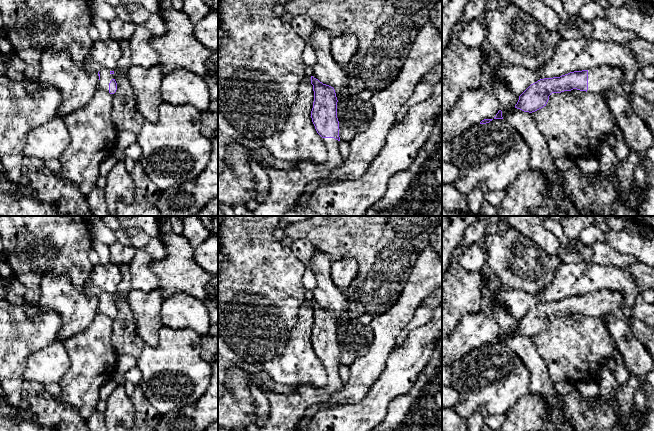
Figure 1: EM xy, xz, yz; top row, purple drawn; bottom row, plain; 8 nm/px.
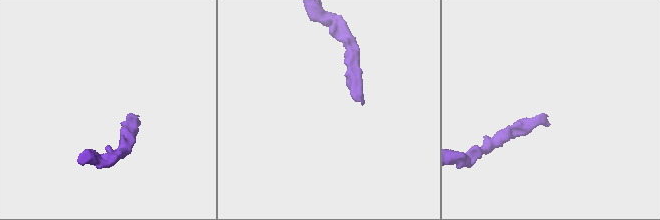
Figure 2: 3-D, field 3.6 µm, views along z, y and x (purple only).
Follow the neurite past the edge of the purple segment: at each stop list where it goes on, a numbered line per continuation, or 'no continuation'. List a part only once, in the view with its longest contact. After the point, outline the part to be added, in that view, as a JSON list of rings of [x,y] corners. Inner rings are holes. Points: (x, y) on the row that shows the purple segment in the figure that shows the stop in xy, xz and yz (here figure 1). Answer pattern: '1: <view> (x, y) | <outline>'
1: yz (602, 78) | [[[601,66],[596,69],[588,69],[588,90],[592,93],[604,93],[612,89],[616,94],[624,96],[622,80],[625,79],[619,68]]]

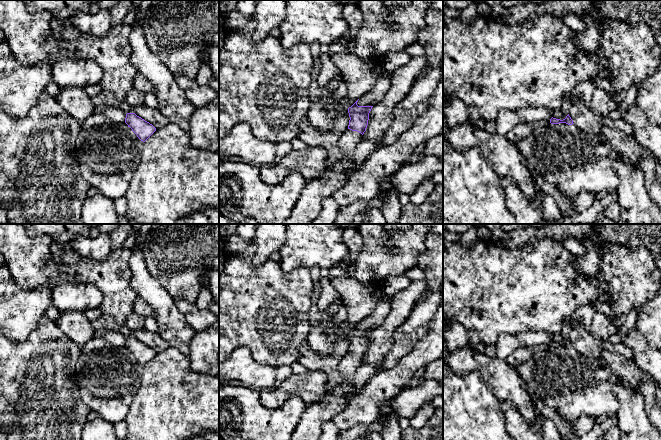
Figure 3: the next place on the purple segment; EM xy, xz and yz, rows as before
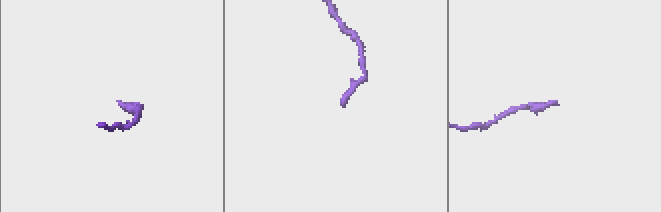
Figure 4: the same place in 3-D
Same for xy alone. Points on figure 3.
no continuation

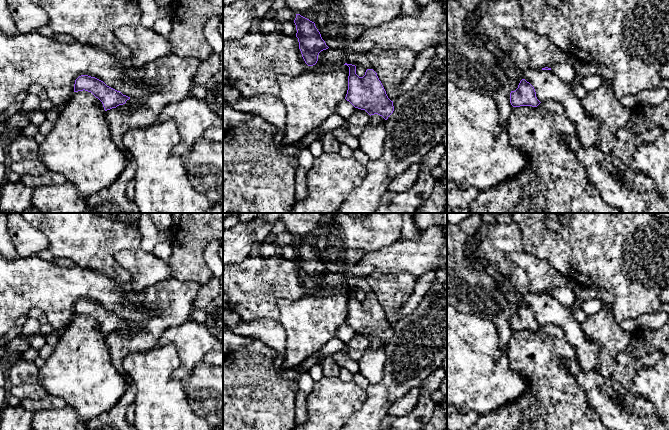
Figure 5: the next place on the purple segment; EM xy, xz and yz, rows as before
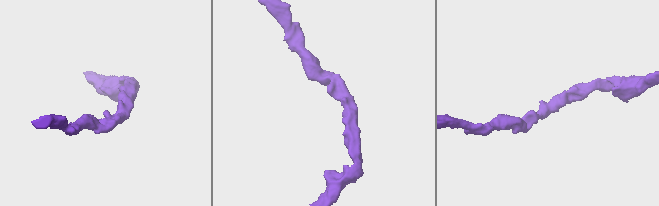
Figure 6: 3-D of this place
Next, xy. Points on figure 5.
no continuation

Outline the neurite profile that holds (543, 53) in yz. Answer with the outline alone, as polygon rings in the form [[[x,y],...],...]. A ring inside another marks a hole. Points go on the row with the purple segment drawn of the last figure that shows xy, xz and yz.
[[[525,27],[510,28],[507,34],[526,48],[531,67],[534,69],[551,68],[557,63],[572,64],[574,61],[571,55],[556,47],[547,36],[539,35]]]

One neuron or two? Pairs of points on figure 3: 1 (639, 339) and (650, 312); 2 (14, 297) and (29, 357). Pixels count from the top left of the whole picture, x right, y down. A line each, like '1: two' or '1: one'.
1: two
2: two

